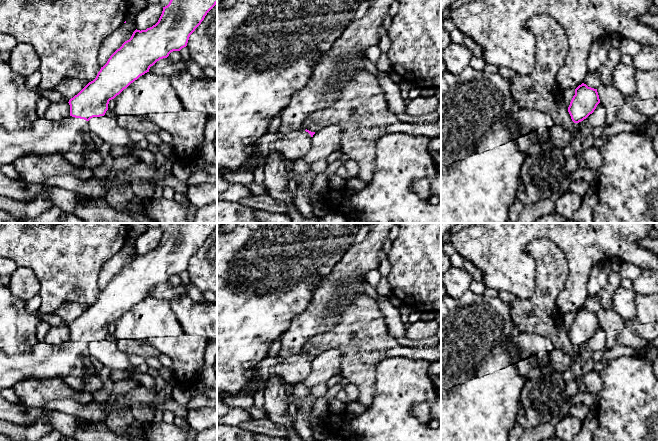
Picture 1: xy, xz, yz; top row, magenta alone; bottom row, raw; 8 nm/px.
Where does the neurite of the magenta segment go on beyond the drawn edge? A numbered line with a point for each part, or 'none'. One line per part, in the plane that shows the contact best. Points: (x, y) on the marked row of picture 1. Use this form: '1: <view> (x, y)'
1: xy (46, 137)

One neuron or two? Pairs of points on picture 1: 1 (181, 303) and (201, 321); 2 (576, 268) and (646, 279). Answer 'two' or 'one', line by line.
1: one
2: two

